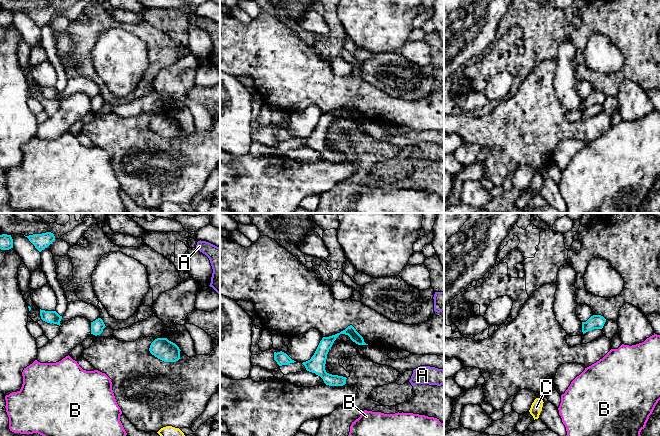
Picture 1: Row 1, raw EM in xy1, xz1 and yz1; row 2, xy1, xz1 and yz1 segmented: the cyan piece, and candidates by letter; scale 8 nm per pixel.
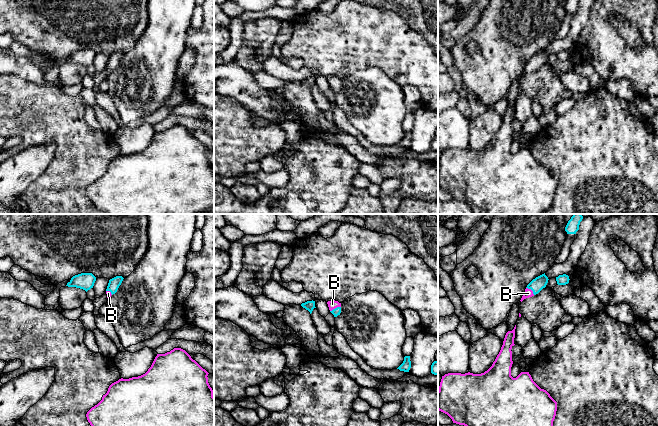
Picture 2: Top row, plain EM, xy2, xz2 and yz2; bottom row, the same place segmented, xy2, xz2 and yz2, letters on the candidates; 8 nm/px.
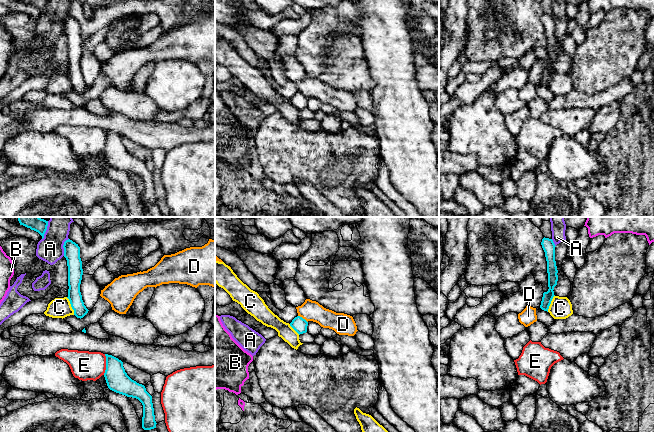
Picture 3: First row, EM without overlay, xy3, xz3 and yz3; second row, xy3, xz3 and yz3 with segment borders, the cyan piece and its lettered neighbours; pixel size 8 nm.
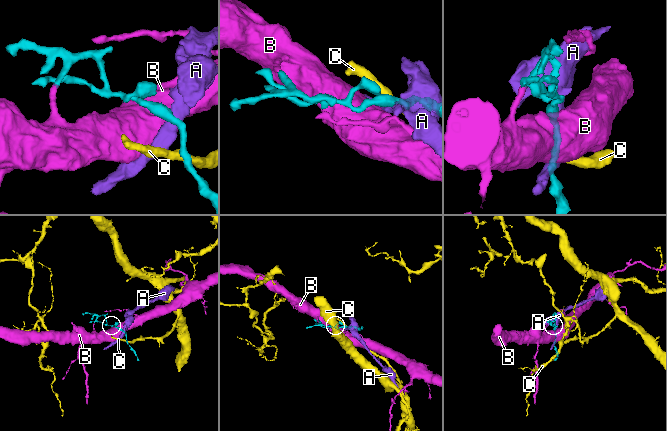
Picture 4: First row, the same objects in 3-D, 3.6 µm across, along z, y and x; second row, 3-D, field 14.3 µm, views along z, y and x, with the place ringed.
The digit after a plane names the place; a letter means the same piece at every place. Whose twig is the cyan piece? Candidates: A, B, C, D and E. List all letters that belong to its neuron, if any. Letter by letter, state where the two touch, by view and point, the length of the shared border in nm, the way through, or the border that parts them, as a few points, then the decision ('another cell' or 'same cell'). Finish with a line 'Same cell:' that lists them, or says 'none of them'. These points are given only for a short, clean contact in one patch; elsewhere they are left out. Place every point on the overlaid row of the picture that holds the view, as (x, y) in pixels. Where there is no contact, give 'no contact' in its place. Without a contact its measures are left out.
A: meets cyan in xy3 at (63, 247); contact 150 nm long; border along xy3 (68, 238), (63, 245), (63, 255); another cell
B: meets cyan in xz2 at (335, 308); contact 100 nm long; runs through xz2 (336, 311), (335, 308), (332, 304); same cell
C: meets cyan in xy3 at (71, 306); contact 160 nm long; border along xy3 (66, 297), (74, 314); another cell
D: meets cyan in xz3 at (302, 318); contact 100 nm long; border along xz3 (298, 315), (307, 322); another cell
E: meets cyan in xy3 at (106, 364); contact 170 nm long; border along xy3 (105, 354), (105, 372), (103, 374); another cell
Same cell: B

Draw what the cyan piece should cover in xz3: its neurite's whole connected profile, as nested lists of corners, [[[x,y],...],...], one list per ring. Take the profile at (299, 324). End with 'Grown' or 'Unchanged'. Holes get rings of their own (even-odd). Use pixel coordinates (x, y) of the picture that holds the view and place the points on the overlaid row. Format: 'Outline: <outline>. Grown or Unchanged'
Outline: [[[300,316],[295,317],[290,326],[300,335],[307,332],[308,322]]]. Unchanged

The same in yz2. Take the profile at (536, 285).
Outline: [[[544,274],[536,277],[533,279],[526,287],[525,292],[523,293],[523,296],[521,298],[521,302],[529,297],[532,297],[536,294],[538,294],[543,288],[546,287],[548,283],[548,277]]]. Grown

